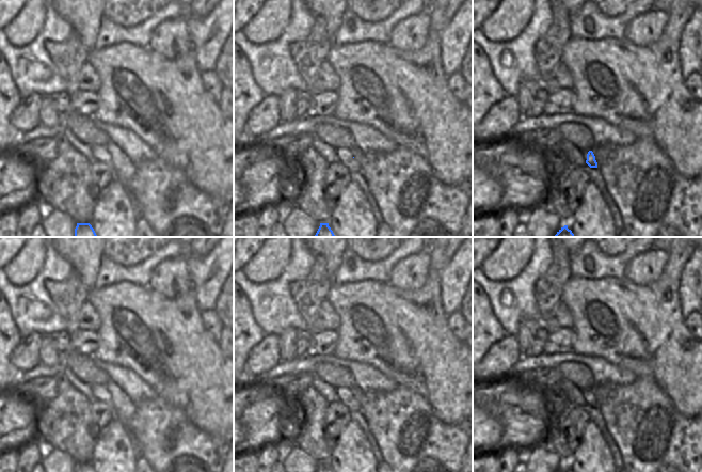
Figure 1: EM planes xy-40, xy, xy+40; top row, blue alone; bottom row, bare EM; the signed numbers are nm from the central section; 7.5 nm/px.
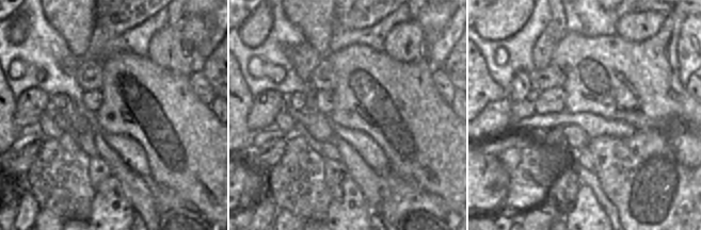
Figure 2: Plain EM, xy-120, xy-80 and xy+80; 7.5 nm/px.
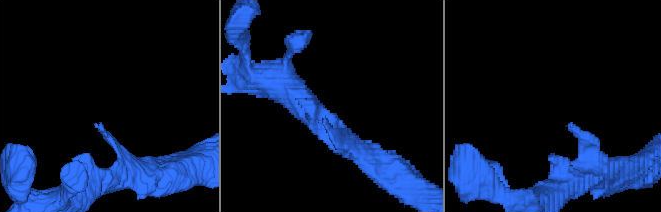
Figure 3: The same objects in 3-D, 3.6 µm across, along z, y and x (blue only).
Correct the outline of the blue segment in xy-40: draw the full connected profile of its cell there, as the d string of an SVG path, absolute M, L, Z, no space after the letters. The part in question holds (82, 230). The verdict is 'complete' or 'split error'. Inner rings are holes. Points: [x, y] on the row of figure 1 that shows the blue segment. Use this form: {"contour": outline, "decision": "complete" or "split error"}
{"contour": "M77 223L75 237L98 237L90 223Z", "decision": "complete"}

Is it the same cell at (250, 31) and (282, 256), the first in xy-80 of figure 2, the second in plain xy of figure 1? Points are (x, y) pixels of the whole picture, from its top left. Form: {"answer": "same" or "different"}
{"answer": "same"}

